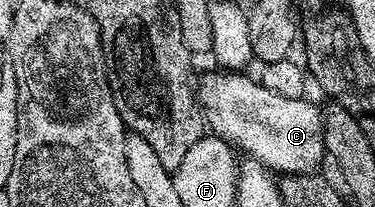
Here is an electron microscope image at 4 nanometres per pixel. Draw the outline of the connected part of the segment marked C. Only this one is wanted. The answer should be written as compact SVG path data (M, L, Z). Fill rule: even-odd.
M216 71L211 73L203 82L198 82L197 96L203 108L206 124L214 136L222 141L230 141L240 154L255 159L267 169L279 175L306 175L316 172L319 164L325 160L323 141L324 110L314 105L310 99L289 99L279 95L270 84L262 85L242 72Z

